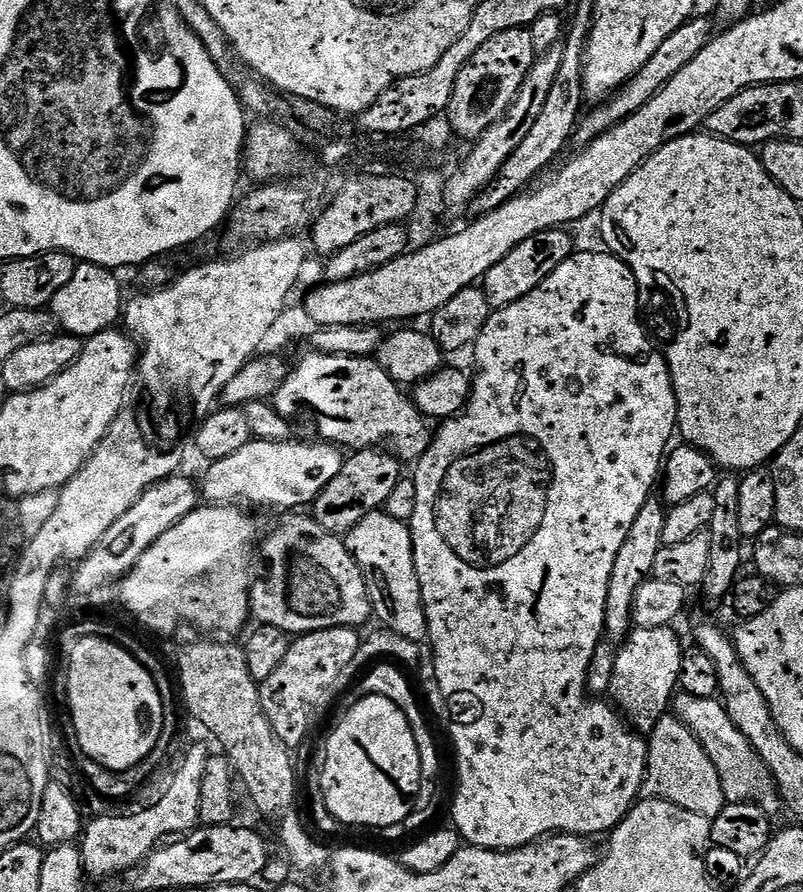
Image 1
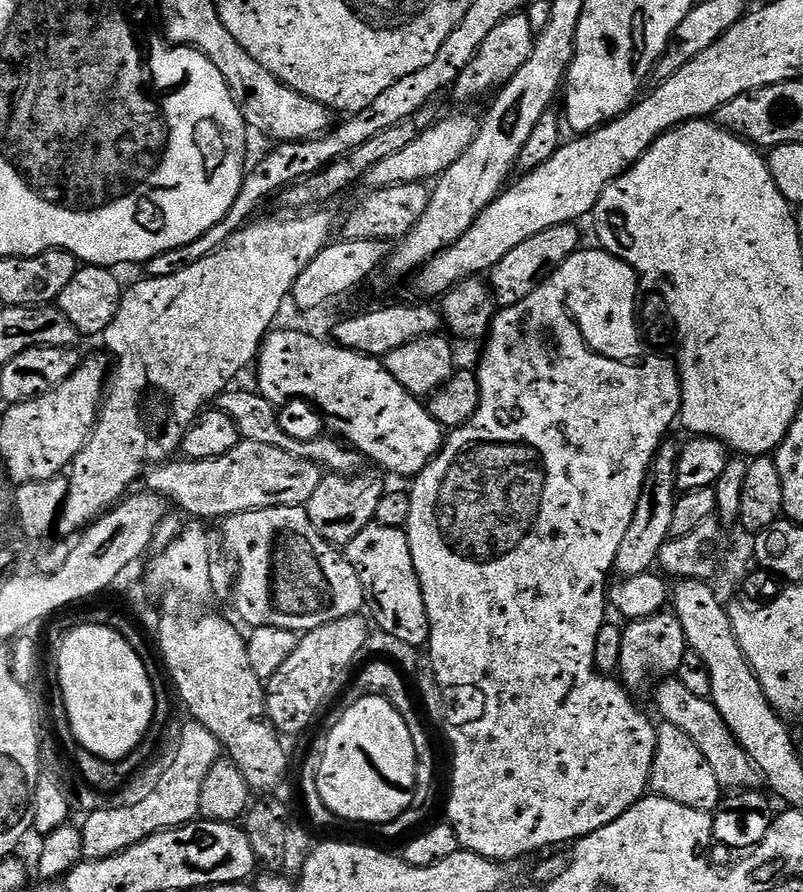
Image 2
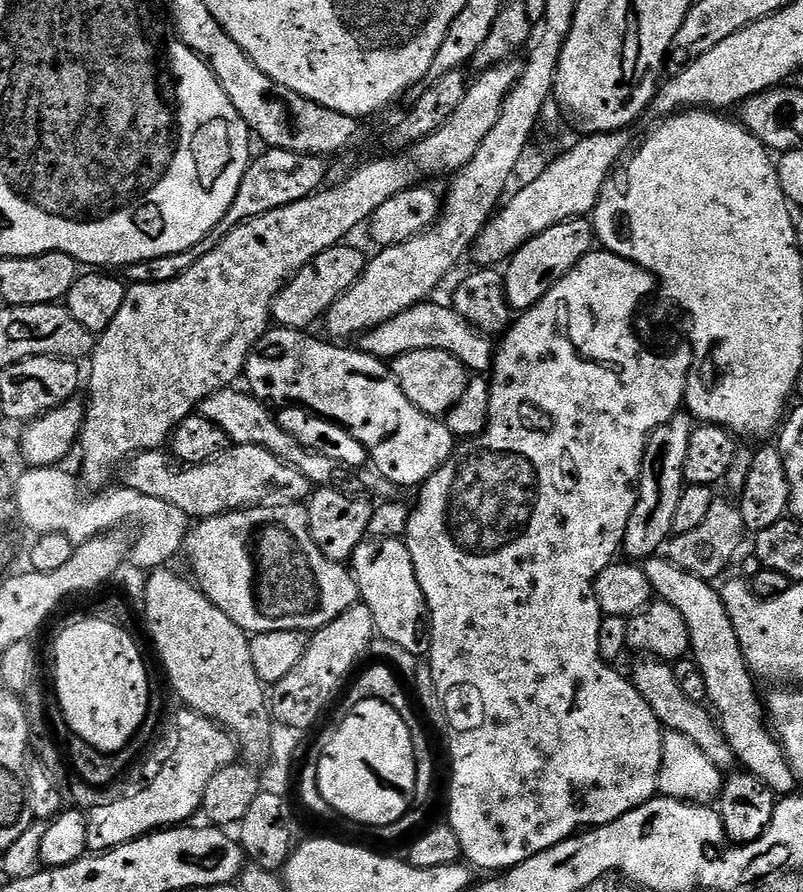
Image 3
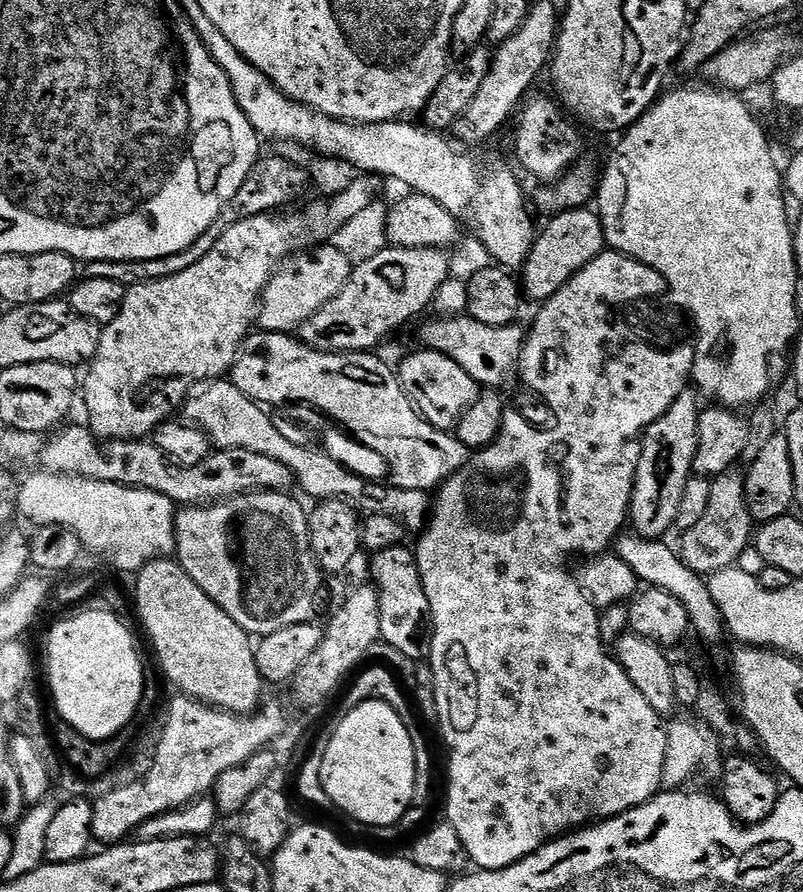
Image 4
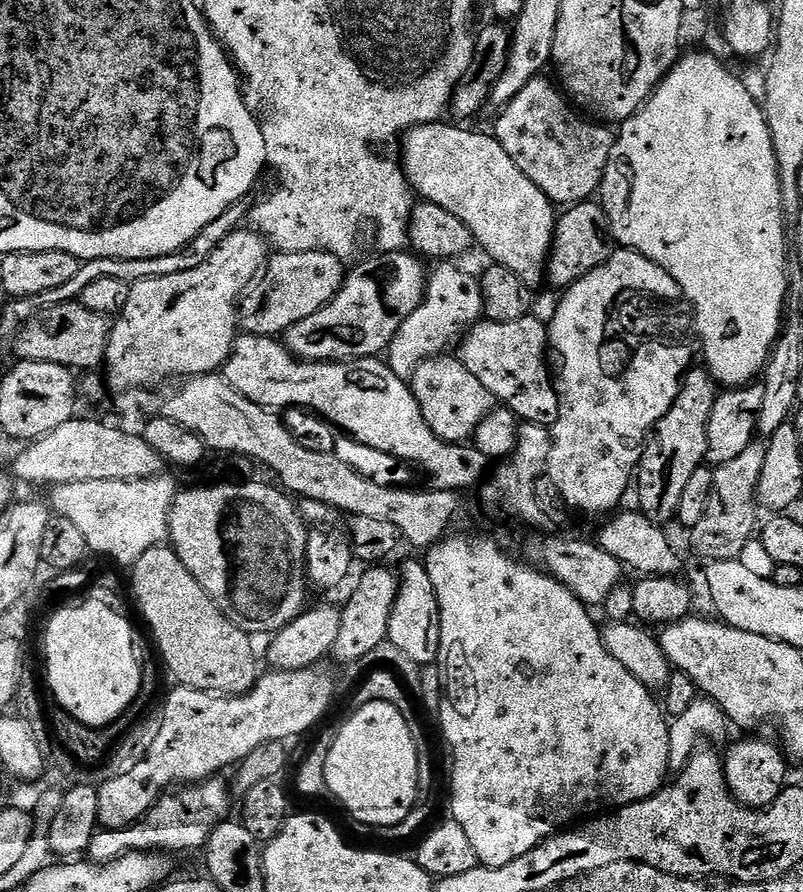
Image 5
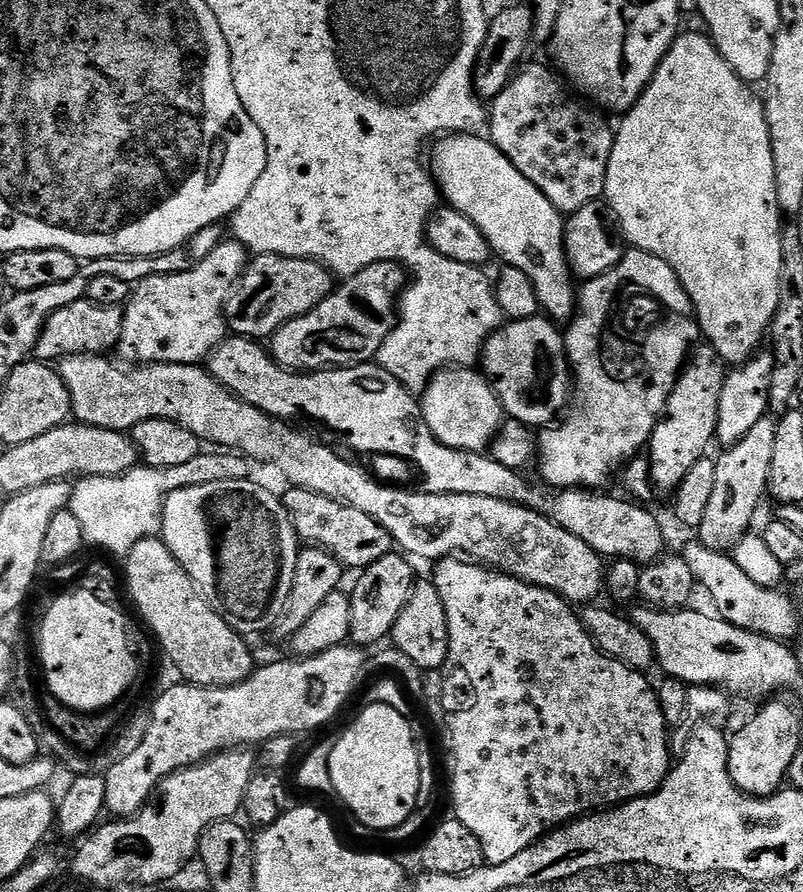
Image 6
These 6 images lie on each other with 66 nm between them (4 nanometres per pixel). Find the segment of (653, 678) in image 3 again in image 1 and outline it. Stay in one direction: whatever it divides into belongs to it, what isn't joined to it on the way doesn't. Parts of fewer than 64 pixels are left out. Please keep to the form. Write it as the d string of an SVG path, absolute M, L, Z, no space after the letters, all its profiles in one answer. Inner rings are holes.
M680 690L672 698L670 712L692 731L694 738L698 738L702 750L710 754L710 762L714 762L714 770L718 770L718 782L722 782L722 794L727 803L750 803L771 816L783 811L780 792L766 762L758 758L746 734L742 734L742 730L734 726L734 718L730 718L719 699L694 698L694 694Z

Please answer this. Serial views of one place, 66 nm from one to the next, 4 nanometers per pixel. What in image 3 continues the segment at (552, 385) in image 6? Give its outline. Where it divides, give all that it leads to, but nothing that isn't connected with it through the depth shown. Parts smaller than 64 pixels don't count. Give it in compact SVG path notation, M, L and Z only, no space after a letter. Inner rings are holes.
M425 302L410 306L410 310L402 310L402 314L394 314L386 322L376 328L369 328L358 338L359 351L385 362L391 362L397 356L410 354L410 350L446 350L446 354L454 354L464 363L472 374L484 374L492 367L494 359L494 340L484 332L480 332L462 314L458 314L447 303L432 304Z

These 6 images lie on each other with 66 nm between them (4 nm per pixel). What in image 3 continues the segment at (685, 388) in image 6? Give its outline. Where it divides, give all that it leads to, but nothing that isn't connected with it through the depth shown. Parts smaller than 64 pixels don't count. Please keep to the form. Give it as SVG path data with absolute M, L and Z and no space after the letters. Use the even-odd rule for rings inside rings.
M677 414L670 418L670 422L658 426L658 430L654 430L648 437L640 471L640 488L636 491L634 514L630 514L630 522L624 535L622 552L623 555L628 555L625 557L629 561L643 562L652 559L673 535L674 514L678 511L678 501L682 499L686 487L684 471L693 427L694 420L691 415Z

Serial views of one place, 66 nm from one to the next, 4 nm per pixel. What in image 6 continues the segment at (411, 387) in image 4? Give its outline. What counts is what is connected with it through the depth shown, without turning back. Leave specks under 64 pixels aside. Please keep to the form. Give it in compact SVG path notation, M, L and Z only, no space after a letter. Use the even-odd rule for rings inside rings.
M472 366L440 369L429 380L419 401L426 426L430 426L430 434L434 434L442 446L450 446L454 450L487 453L496 431L506 419L504 408L488 377Z

